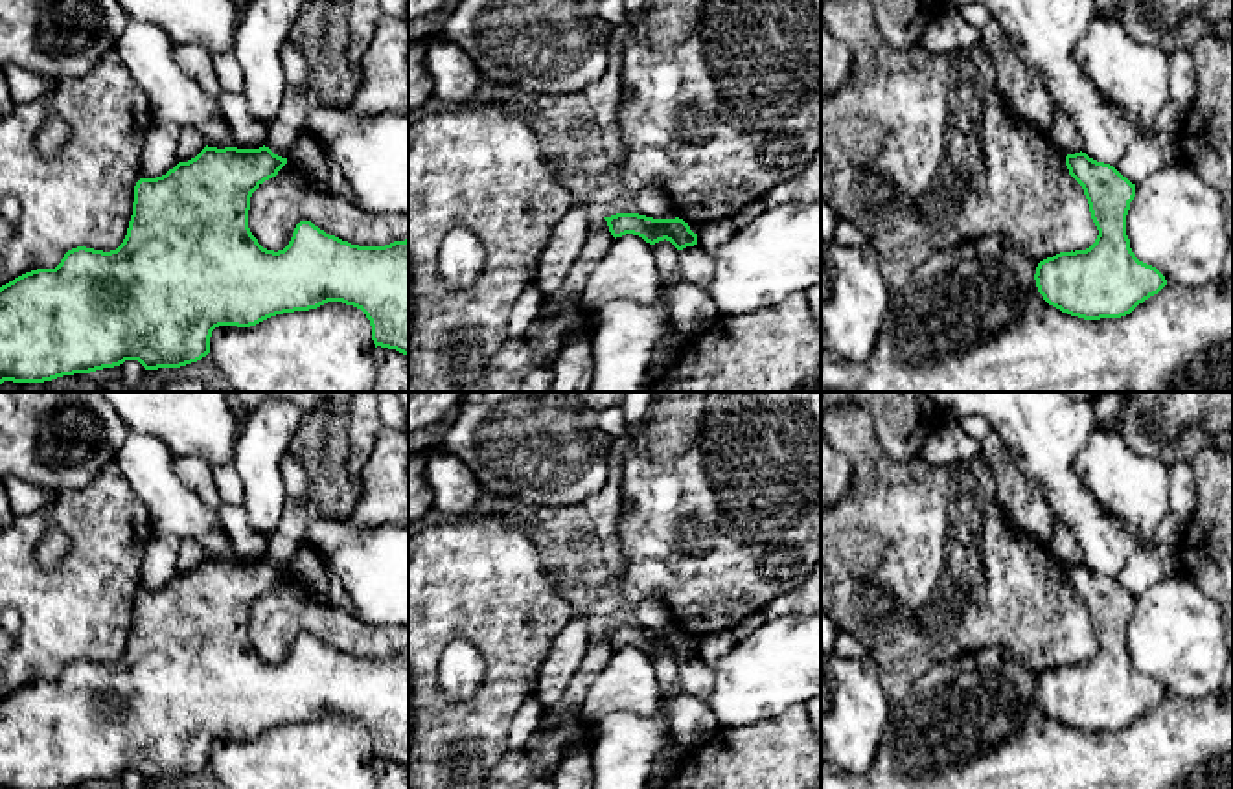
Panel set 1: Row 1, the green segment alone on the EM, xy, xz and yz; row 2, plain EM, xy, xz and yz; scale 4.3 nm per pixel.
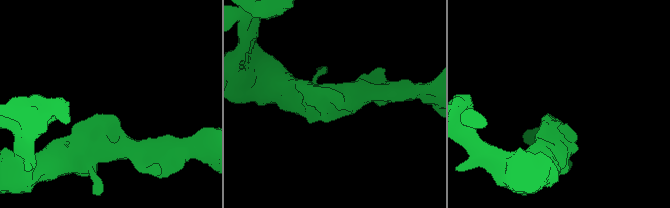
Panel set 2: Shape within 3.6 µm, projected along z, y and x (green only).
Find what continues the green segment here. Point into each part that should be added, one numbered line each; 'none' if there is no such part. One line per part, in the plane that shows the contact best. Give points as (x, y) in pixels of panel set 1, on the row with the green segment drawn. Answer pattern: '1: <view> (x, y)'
none

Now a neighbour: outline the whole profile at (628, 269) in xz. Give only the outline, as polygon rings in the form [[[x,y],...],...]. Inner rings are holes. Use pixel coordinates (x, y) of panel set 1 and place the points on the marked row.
[[[626,234],[613,239],[607,254],[596,263],[582,292],[582,303],[591,311],[618,298],[651,303],[659,298],[661,283],[651,245]]]

